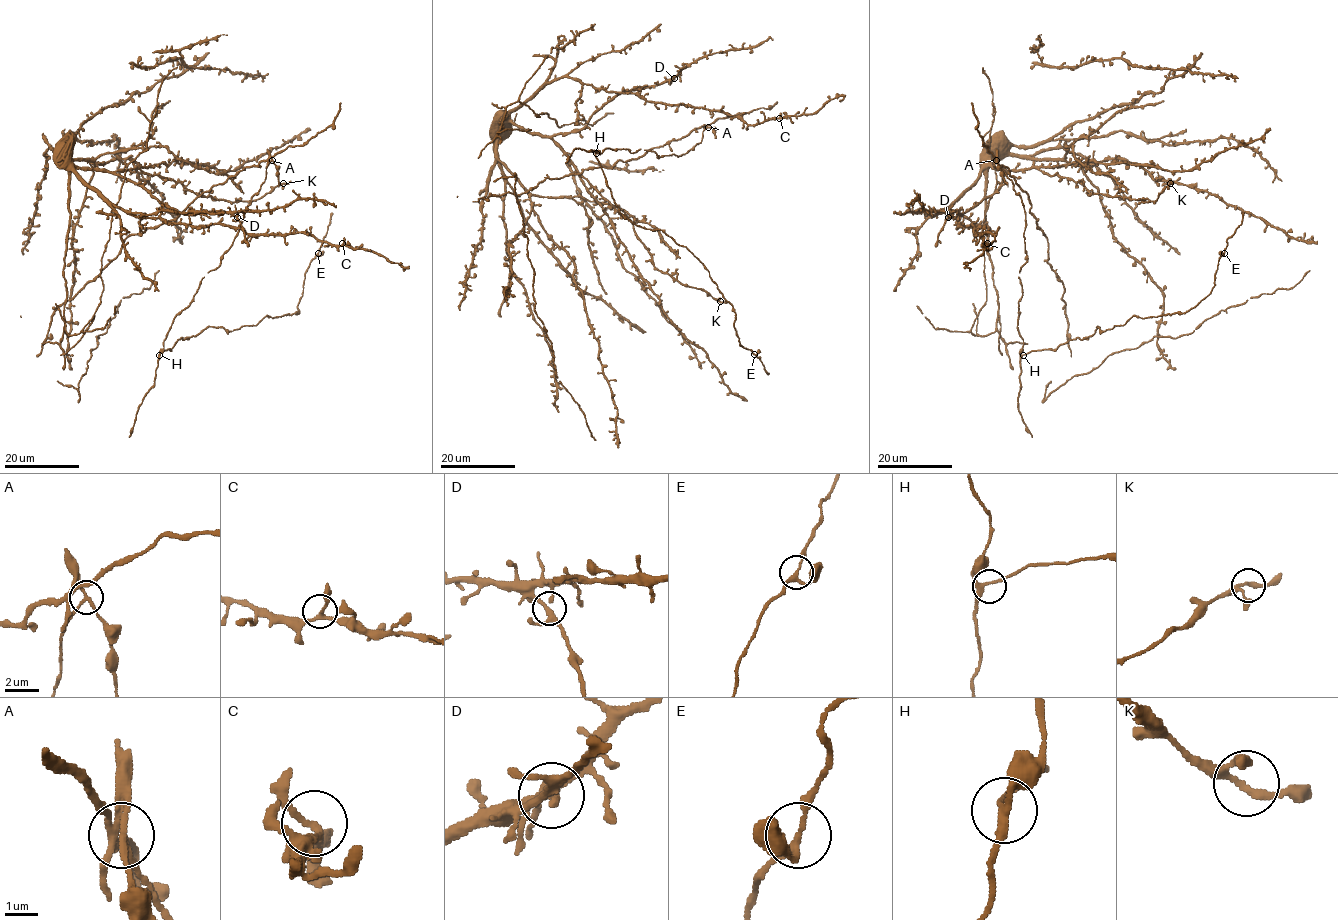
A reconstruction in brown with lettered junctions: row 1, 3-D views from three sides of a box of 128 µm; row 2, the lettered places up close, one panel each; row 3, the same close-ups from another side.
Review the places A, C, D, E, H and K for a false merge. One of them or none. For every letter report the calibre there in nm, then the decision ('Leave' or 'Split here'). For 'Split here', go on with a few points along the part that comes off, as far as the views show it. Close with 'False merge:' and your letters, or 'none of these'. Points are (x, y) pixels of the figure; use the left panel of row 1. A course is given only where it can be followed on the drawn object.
A: Thickness 160 nm. Split here. Course of the part to remove: (272, 160), (245, 166), (215, 184), (174, 219), (129, 235), (121, 252), (54, 312), (36, 355)
C: Thickness 180 nm. Leave
D: Thickness 220 nm. Leave
E: Thickness 170 nm. Leave
H: Thickness 200 nm. Leave
K: Thickness 180 nm. Leave
False merge: A

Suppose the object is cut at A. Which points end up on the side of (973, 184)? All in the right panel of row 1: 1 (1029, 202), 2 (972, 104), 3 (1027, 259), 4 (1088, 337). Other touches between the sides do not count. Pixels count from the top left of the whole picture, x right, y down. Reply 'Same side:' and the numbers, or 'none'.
Same side: 3, 4

